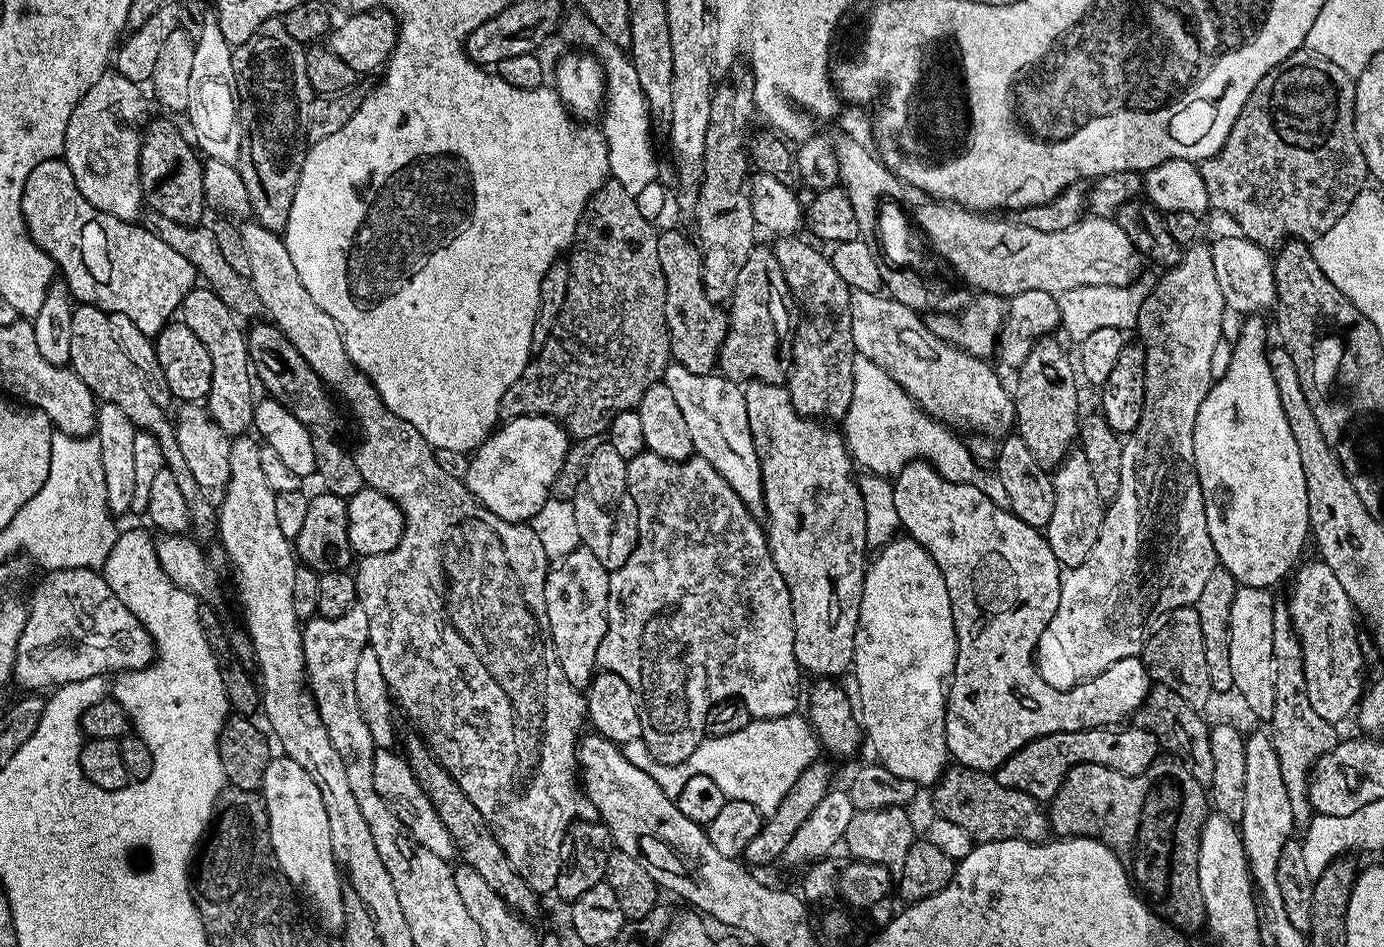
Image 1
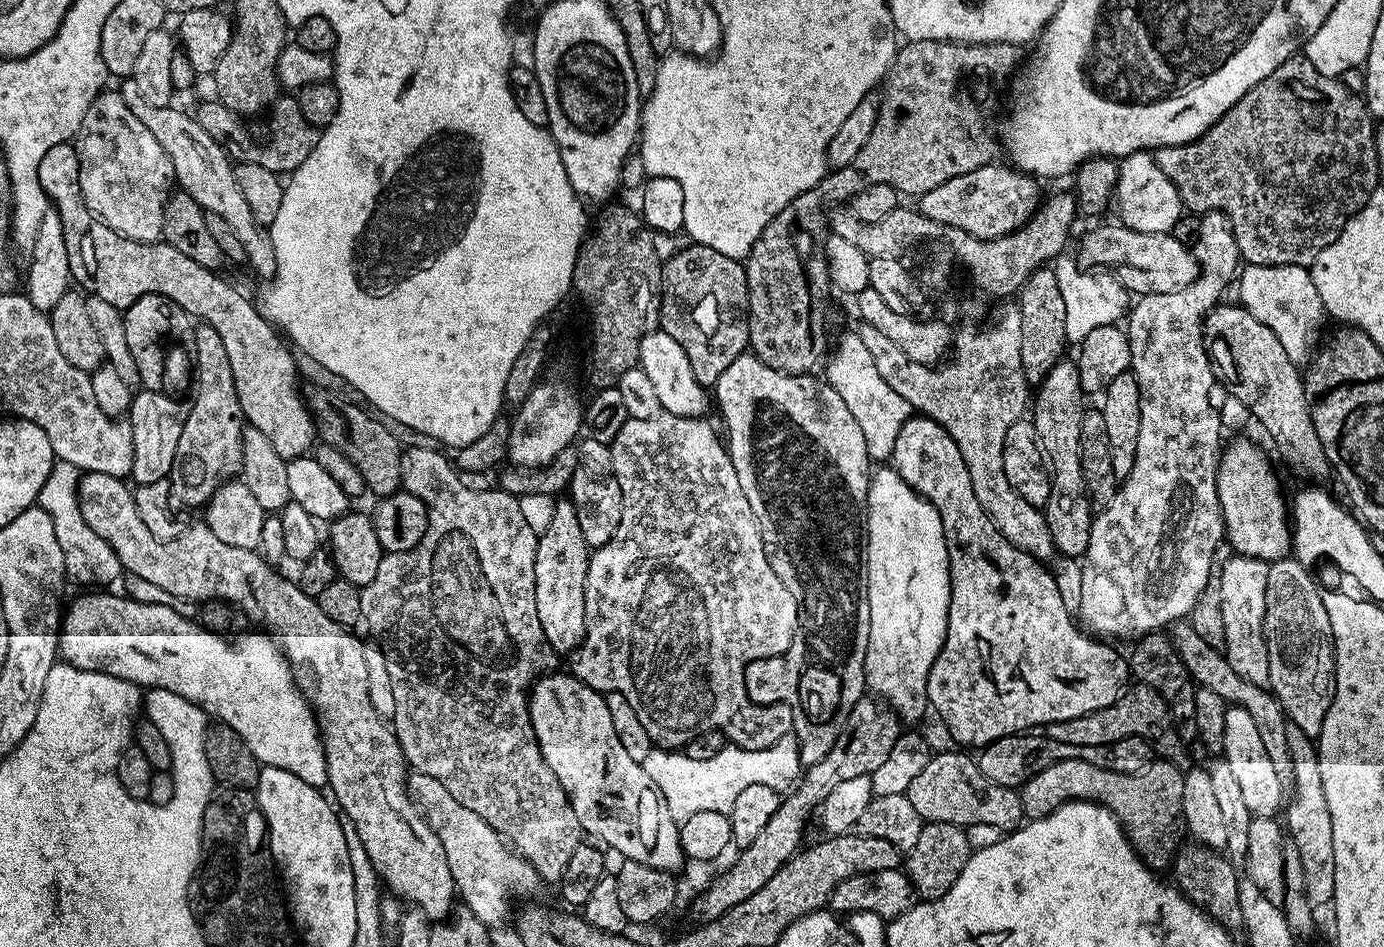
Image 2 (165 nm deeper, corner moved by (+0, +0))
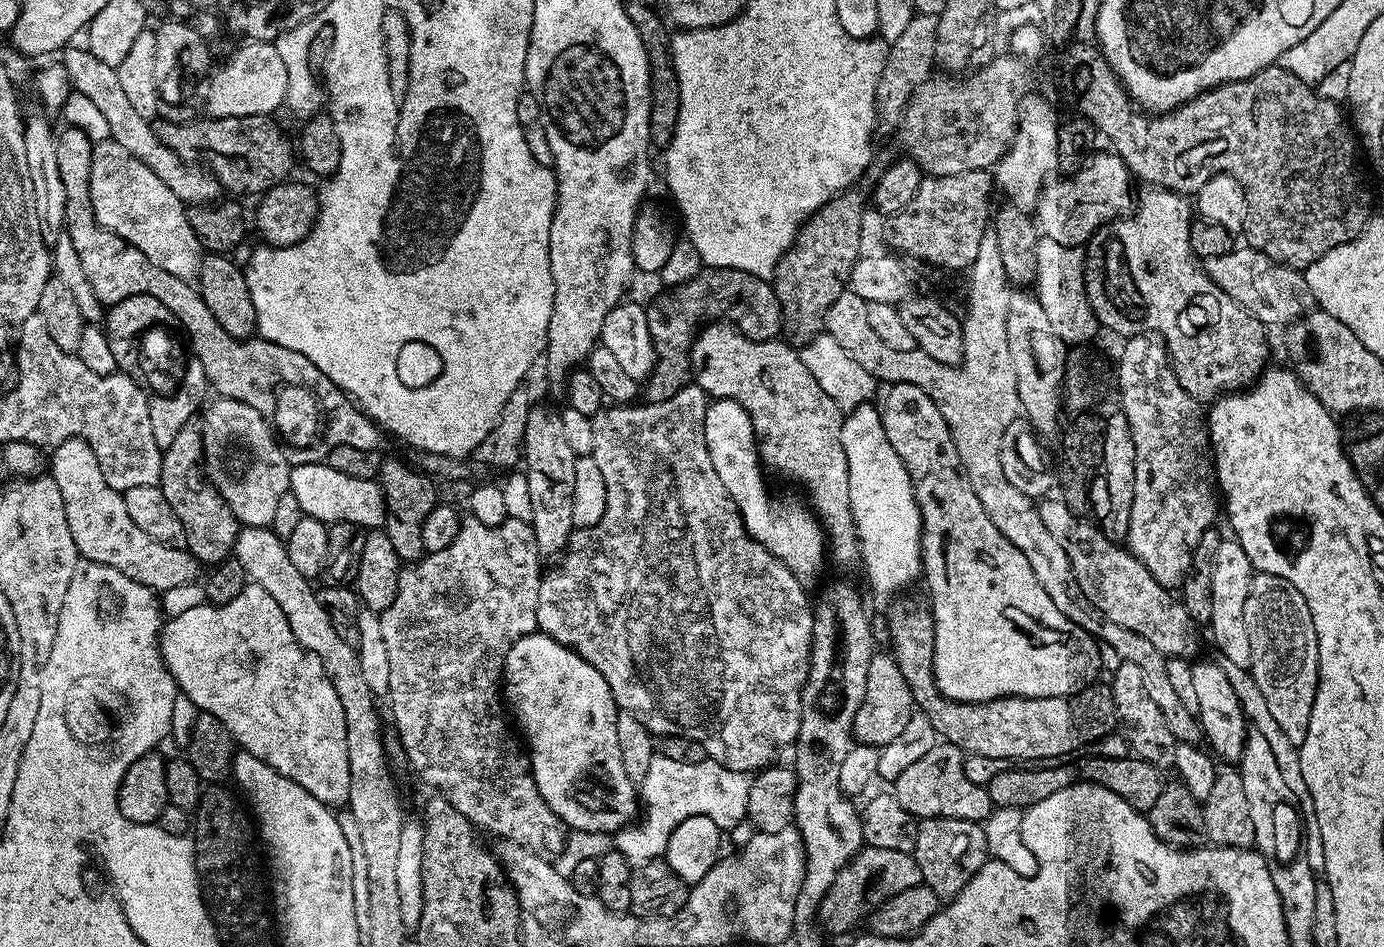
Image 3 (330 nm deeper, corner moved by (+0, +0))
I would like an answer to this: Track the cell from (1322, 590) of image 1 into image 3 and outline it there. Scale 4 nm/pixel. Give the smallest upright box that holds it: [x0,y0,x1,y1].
[1250,618,1320,745]

